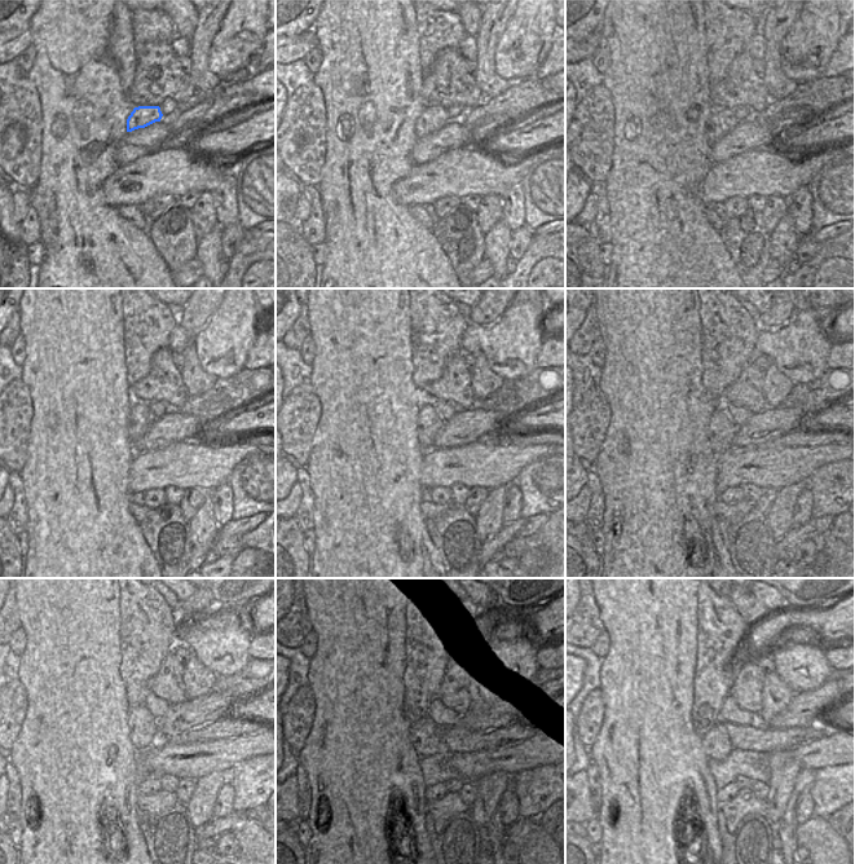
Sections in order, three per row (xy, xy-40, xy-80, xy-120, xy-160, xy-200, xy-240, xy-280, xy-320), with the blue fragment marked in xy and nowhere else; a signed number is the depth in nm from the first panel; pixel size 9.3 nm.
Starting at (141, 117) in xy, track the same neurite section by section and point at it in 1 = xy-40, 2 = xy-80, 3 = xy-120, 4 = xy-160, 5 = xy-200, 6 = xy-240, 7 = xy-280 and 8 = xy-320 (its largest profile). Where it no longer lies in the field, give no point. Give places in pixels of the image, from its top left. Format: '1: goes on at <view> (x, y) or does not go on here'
1: goes on at xy-40 (432, 119)
2: goes on at xy-80 (722, 120)
3: goes on at xy-120 (140, 418)
4: goes on at xy-160 (430, 423)
5: goes on at xy-200 (721, 432)
6: goes on at xy-240 (142, 726)
7: goes on at xy-280 (426, 736)
8: goes on at xy-320 (715, 743)

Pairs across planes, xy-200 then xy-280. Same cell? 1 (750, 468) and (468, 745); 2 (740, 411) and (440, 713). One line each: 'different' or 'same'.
1: different
2: same

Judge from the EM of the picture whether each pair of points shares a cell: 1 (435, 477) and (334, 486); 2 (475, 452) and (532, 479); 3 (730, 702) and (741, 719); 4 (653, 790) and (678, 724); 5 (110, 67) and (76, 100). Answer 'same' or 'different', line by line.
1: different
2: different
3: same
4: same
5: same

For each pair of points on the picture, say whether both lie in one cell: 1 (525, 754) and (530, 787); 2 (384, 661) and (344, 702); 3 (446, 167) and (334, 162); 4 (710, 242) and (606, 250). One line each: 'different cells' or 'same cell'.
1: different cells
2: same cell
3: different cells
4: different cells

